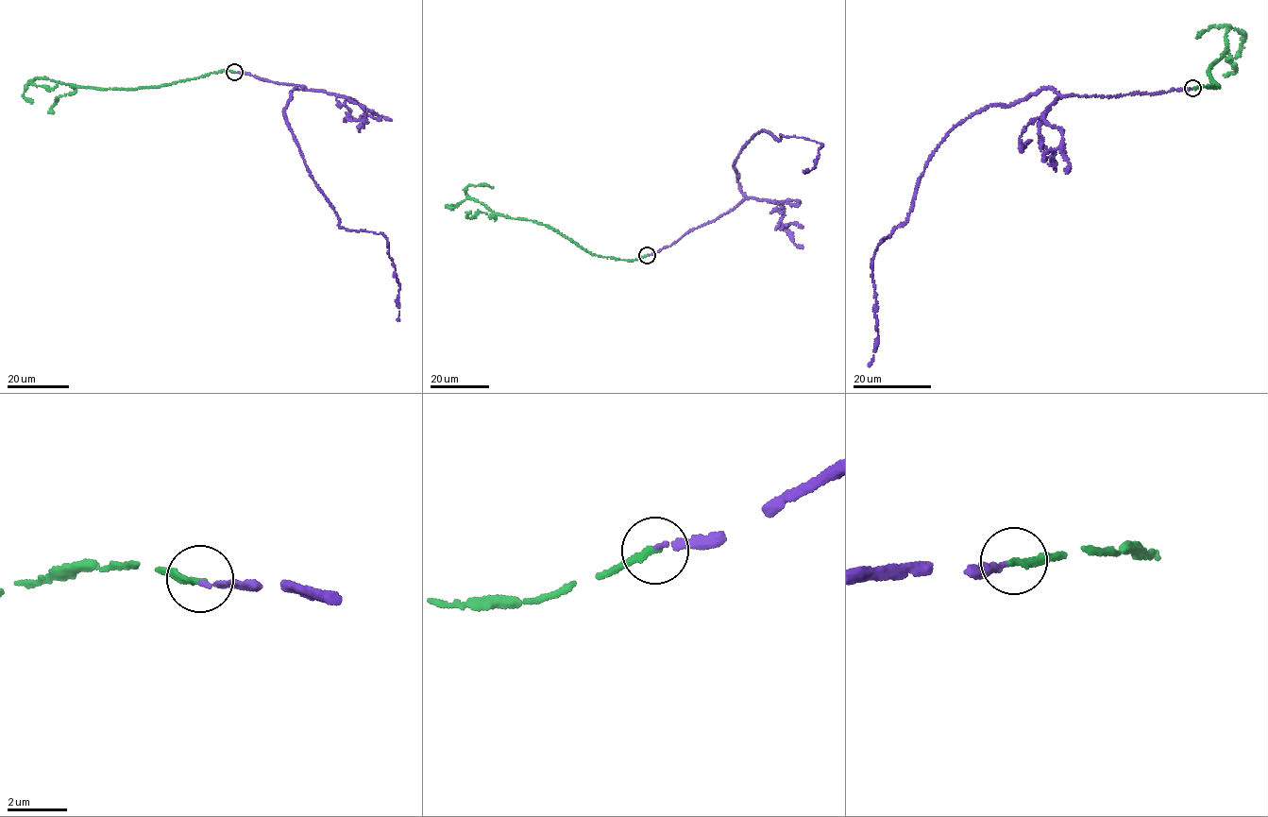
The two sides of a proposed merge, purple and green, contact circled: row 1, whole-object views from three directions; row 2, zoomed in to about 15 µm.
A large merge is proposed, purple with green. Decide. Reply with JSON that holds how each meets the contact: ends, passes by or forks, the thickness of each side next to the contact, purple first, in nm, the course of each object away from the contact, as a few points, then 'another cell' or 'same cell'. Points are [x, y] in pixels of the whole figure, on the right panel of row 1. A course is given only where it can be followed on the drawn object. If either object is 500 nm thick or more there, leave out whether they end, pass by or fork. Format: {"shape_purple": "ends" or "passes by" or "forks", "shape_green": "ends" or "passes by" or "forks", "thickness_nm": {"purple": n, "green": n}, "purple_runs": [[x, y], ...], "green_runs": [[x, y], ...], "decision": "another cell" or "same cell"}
{"shape_purple": "ends", "shape_green": "ends", "thickness_nm": {"purple": 140, "green": 200}, "purple_runs": [[1192, 87], [1107, 96], [1044, 87], [962, 120], [926, 162], [907, 219], [874, 251], [877, 345], [868, 365]], "green_runs": [[1192, 87], [1219, 86], [1208, 71], [1228, 50], [1229, 27], [1225, 25], [1209, 27], [1199, 34]], "decision": "same cell"}

